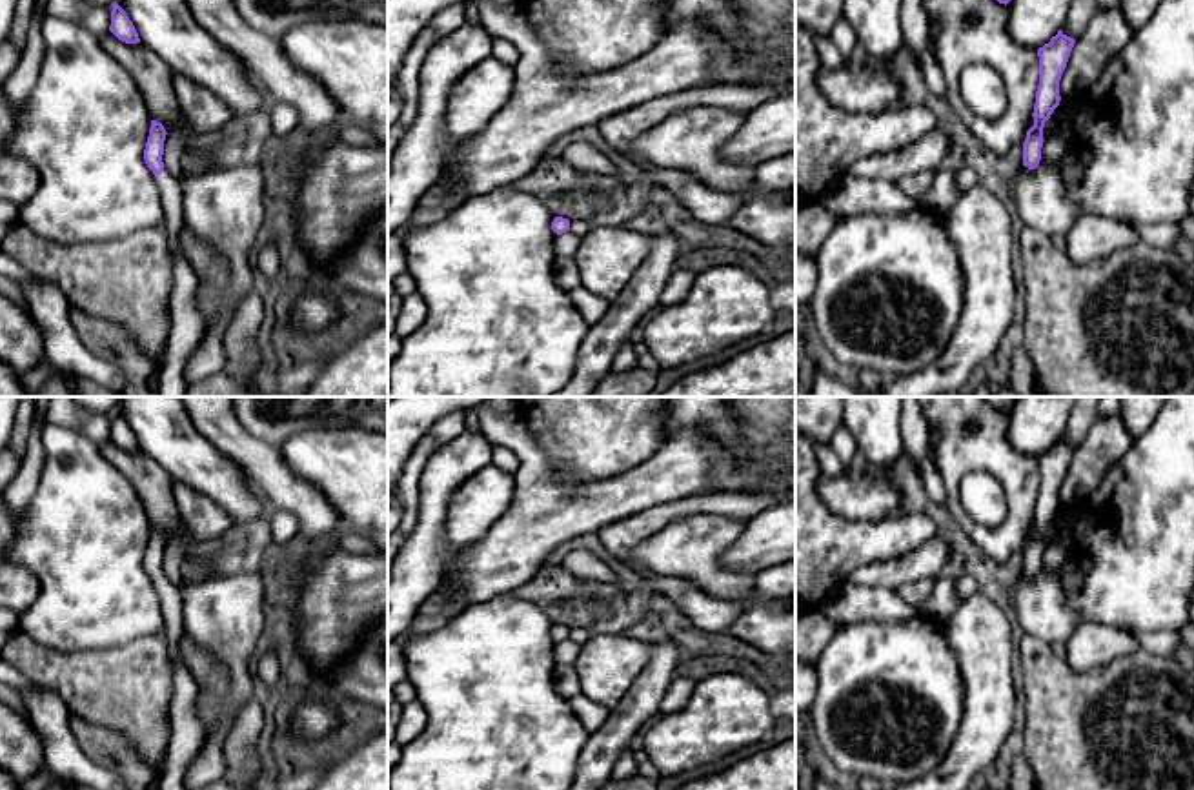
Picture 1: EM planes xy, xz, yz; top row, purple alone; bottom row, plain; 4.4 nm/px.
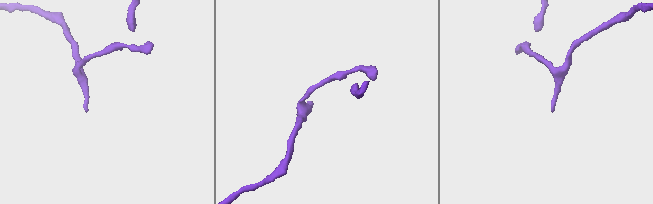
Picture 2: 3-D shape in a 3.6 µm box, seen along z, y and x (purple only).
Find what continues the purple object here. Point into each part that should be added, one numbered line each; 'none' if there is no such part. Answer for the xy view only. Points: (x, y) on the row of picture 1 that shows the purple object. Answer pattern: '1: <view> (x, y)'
1: xy (188, 326)

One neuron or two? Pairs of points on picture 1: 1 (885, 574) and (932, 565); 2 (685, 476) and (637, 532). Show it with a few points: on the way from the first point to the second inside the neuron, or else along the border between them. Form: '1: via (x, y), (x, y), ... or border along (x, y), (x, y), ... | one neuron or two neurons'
1: via (896, 572), (921, 565) | one neuron
2: border along (703, 494), (654, 505), (621, 521) | two neurons

